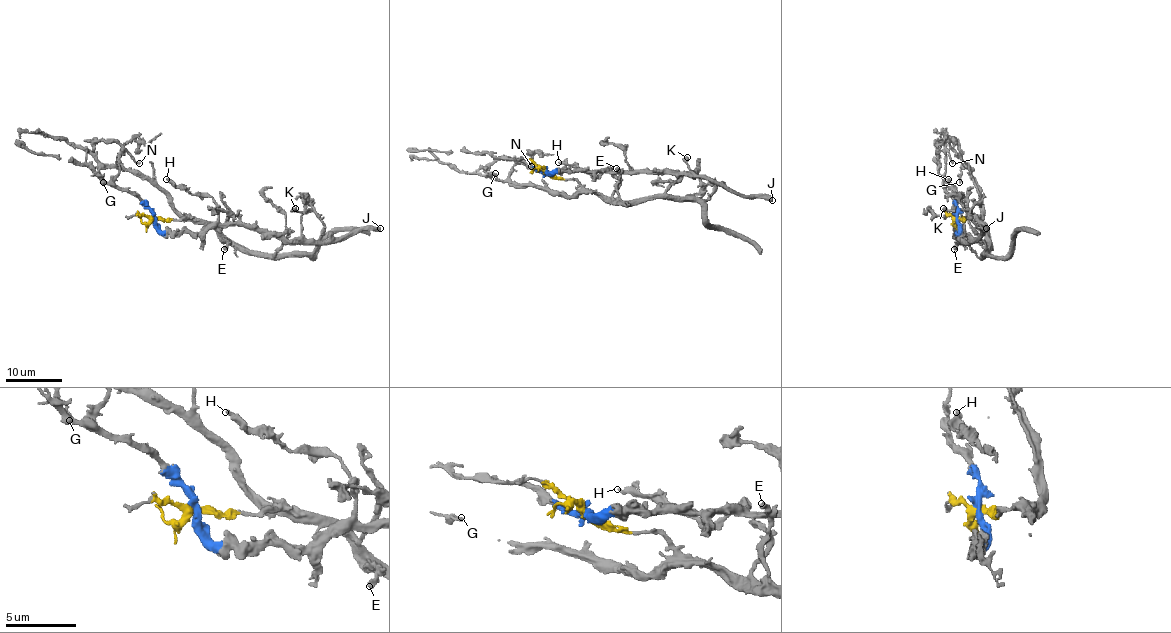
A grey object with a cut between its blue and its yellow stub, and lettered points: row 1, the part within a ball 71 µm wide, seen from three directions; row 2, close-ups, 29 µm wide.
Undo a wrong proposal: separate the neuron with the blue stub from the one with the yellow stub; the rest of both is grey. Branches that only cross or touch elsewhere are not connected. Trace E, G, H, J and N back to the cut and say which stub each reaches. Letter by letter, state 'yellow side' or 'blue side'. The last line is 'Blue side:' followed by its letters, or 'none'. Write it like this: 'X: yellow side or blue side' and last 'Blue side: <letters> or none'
E: yellow side
G: yellow side
H: blue side
J: blue side
N: blue side
Blue side: H, J, N

